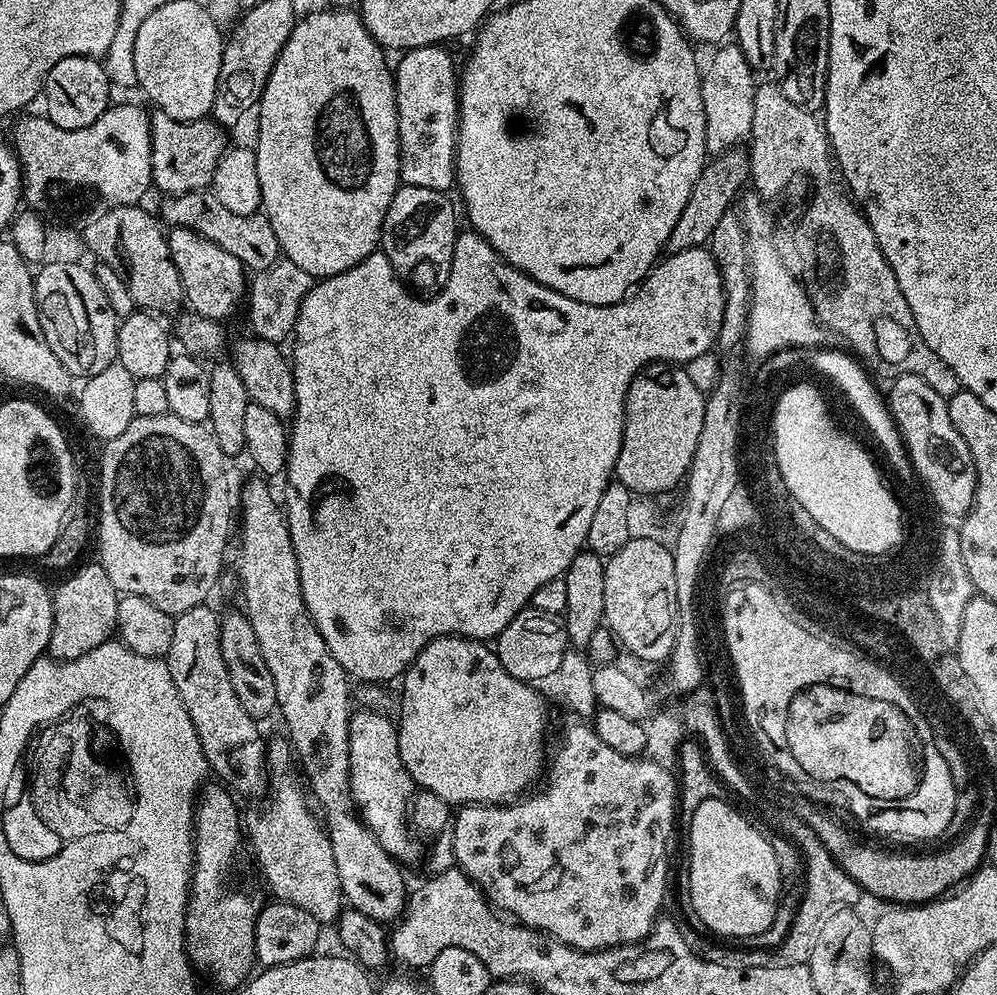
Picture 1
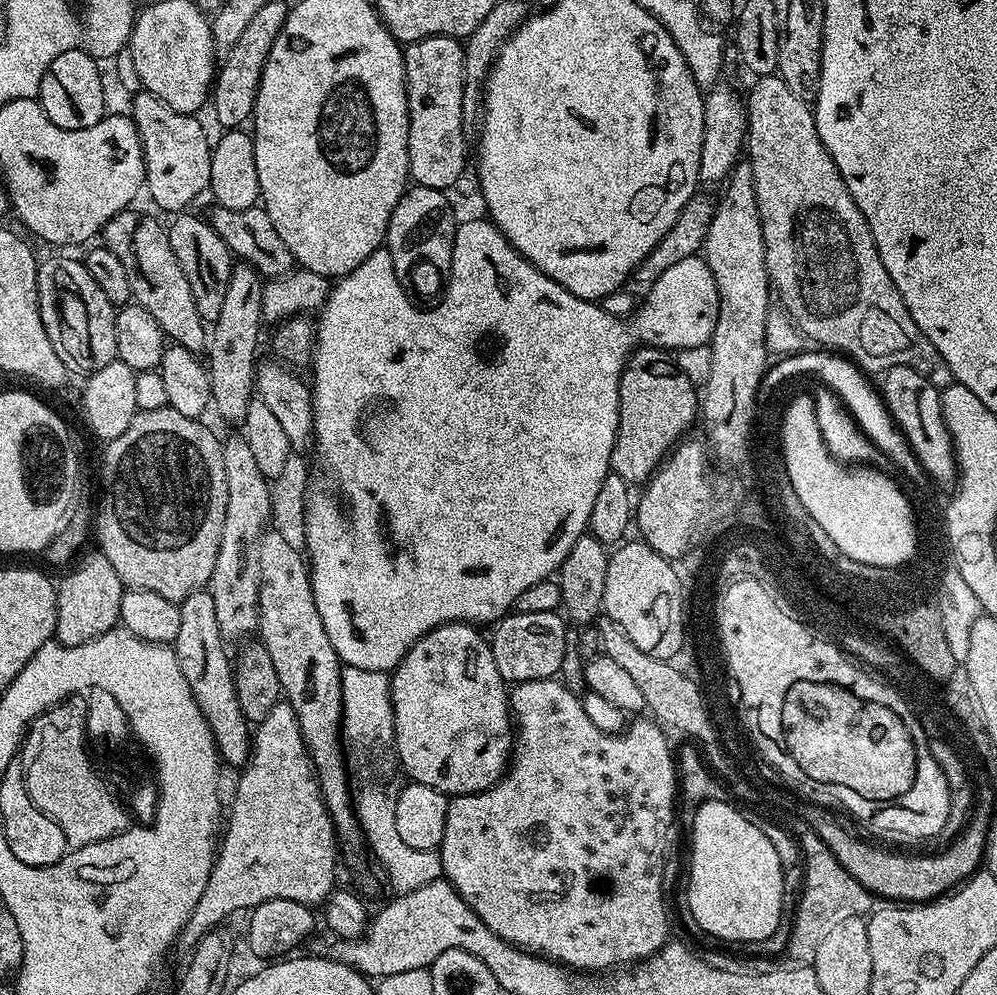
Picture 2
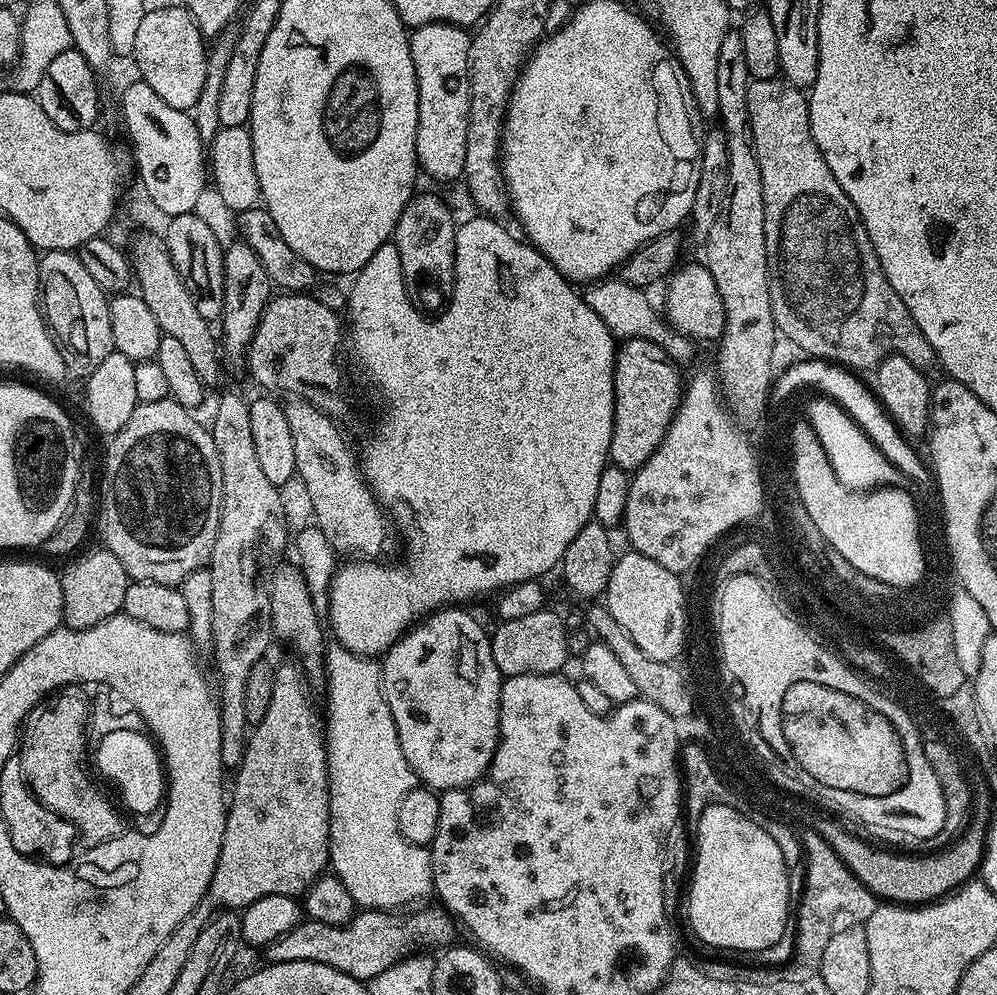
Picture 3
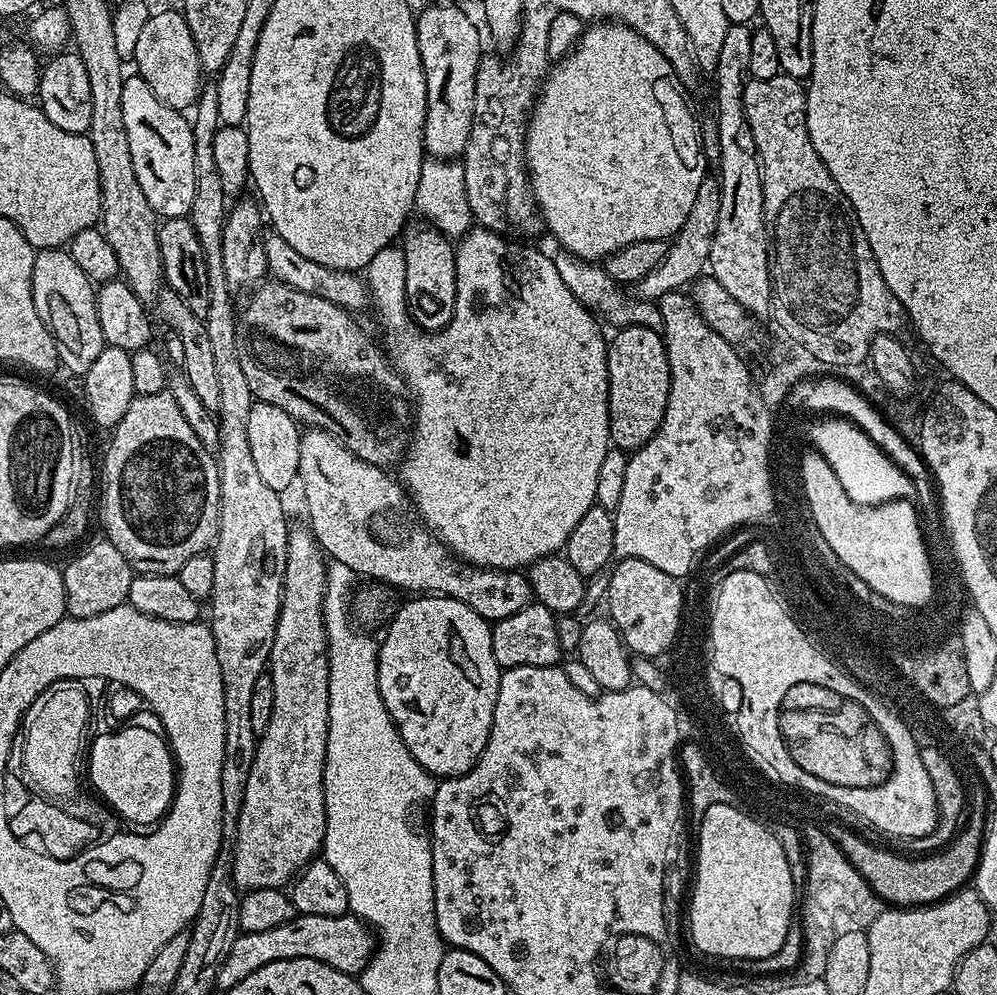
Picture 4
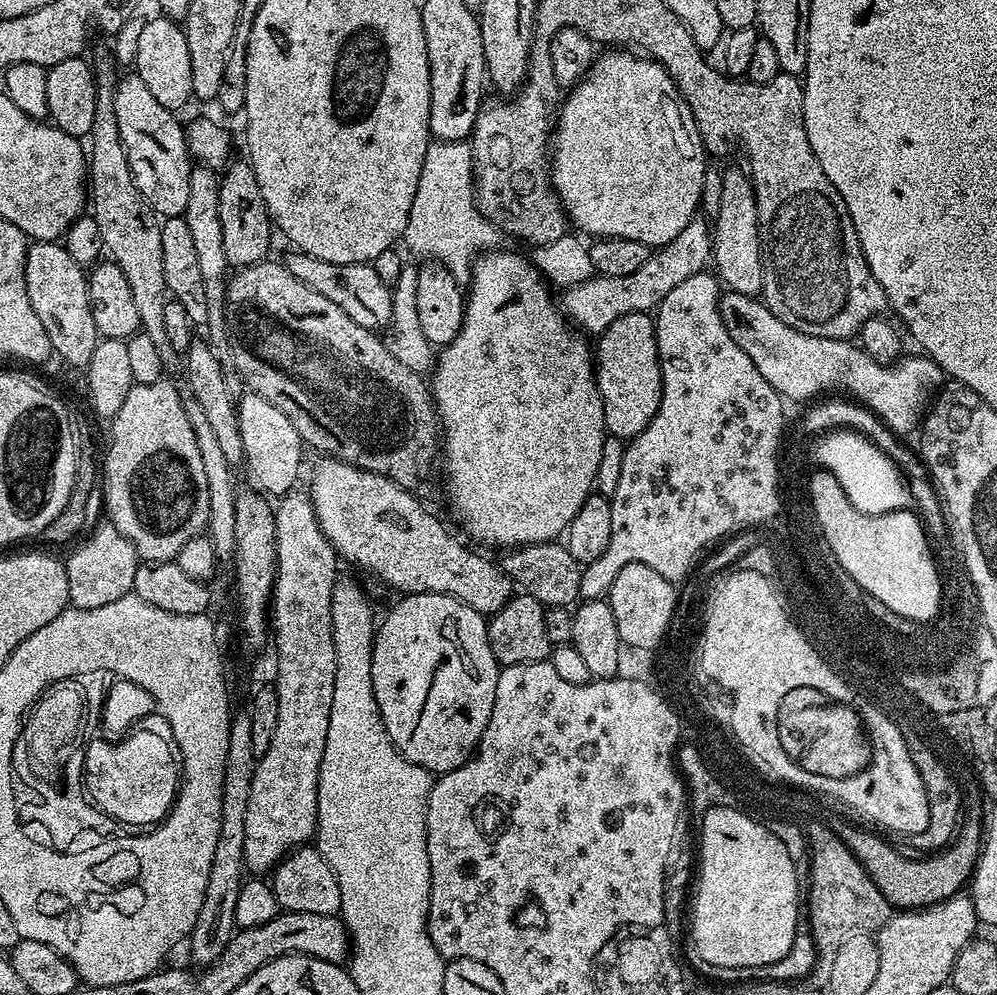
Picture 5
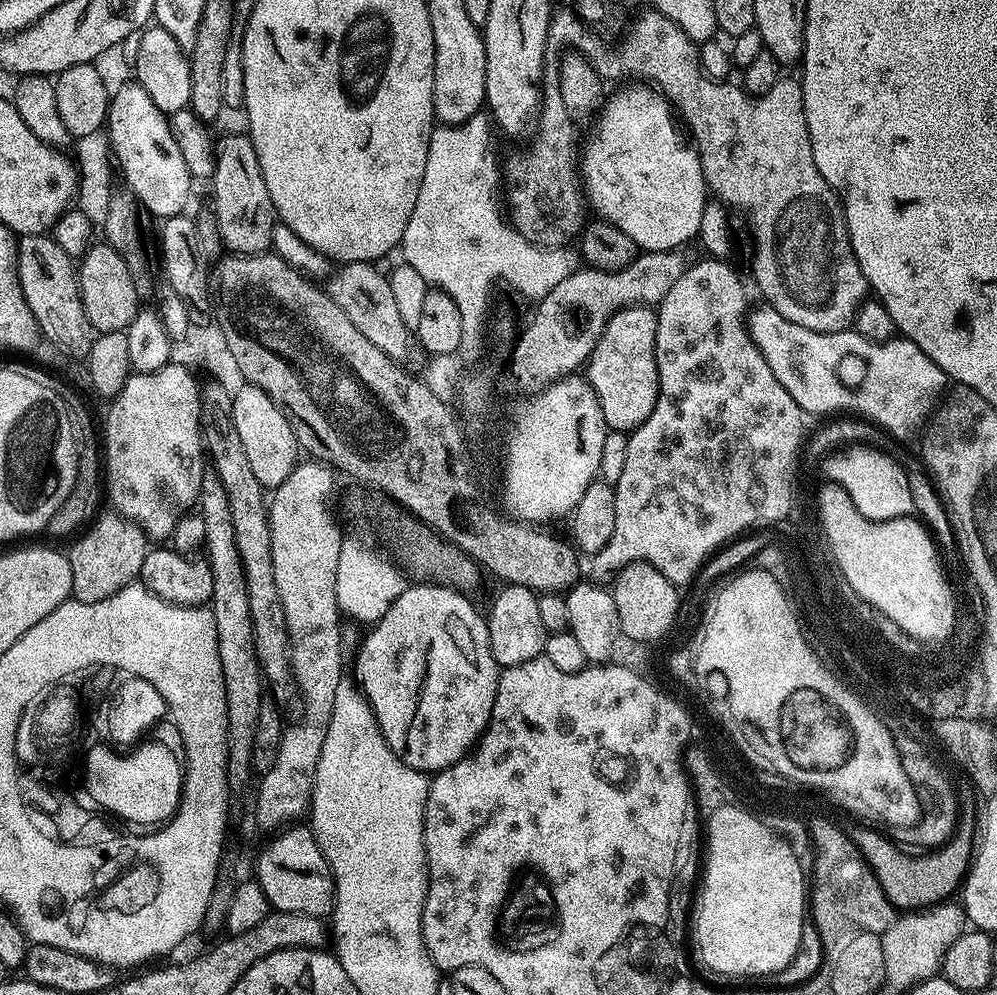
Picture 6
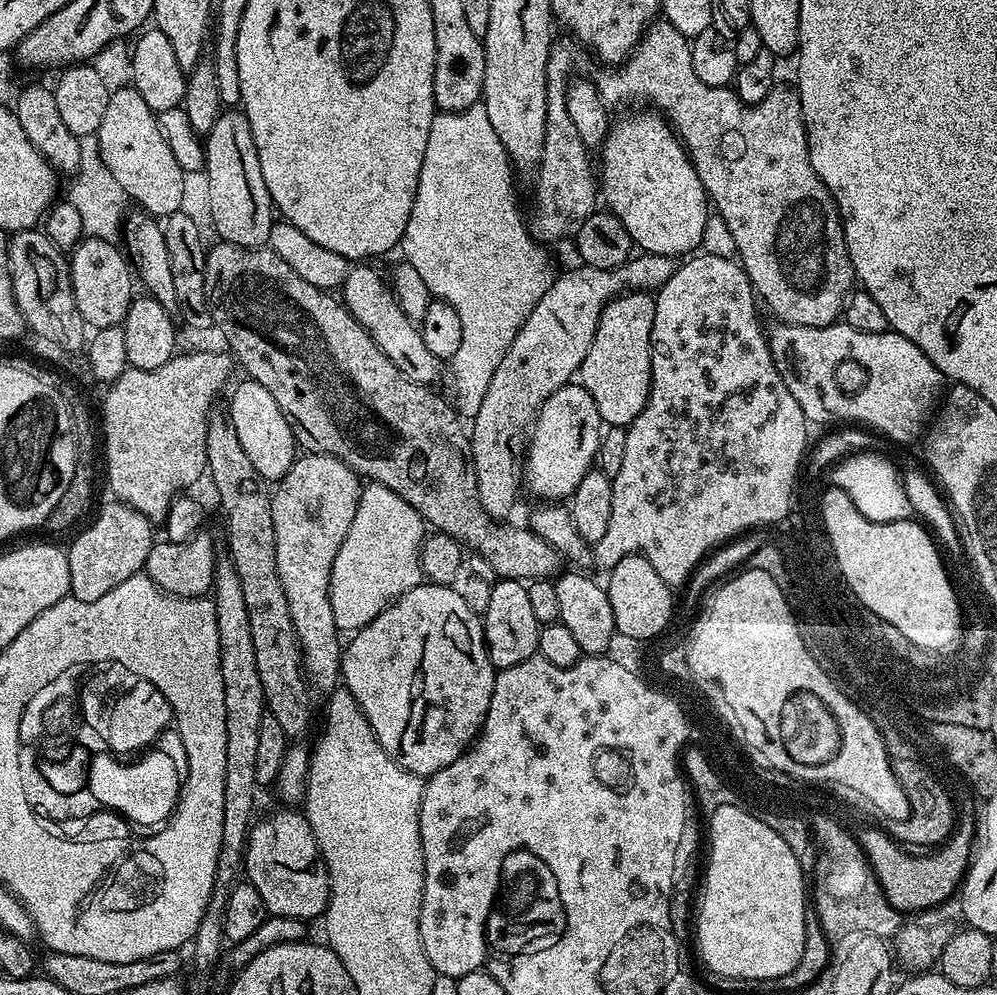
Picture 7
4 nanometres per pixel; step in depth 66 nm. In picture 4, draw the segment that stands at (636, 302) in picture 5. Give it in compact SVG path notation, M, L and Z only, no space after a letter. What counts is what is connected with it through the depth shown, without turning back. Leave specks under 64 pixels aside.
M706 174L702 186L698 186L698 198L690 206L686 222L668 245L666 258L634 285L635 295L642 300L658 302L666 294L687 289L689 285L705 275L710 258L710 242L714 242L714 226L718 226L718 206L720 205L720 182L715 175Z

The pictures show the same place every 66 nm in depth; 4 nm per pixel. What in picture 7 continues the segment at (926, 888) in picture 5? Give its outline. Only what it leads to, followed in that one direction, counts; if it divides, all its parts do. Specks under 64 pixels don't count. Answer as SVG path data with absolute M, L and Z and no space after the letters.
M975 821L967 826L960 826L960 830L950 837L948 848L940 853L938 860L908 860L880 832L864 832L864 836L855 836L861 850L866 854L882 890L886 894L888 904L894 906L902 914L908 912L924 912L927 908L936 908L943 900L948 900L957 895L961 887L964 873L974 855L974 841L978 836L978 826Z

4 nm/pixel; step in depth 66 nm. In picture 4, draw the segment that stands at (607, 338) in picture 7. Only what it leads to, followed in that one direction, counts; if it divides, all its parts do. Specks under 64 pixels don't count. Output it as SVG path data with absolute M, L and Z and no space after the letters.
M626 326L607 341L608 346L608 438L613 448L633 453L658 430L670 398L670 366L664 337L657 329Z

